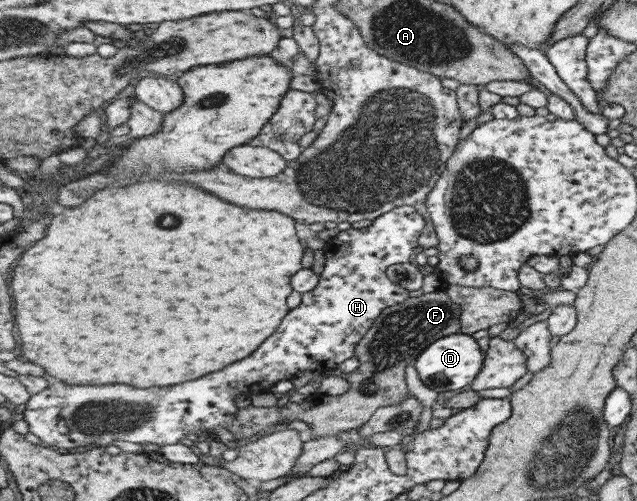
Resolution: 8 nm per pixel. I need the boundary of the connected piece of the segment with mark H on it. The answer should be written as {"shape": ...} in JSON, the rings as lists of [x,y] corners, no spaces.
{"shape":[[[413,205],[394,208],[376,218],[371,226],[365,229],[347,229],[336,237],[327,240],[324,246],[326,267],[320,274],[319,284],[308,293],[302,295],[299,306],[291,309],[281,328],[253,352],[251,358],[241,360],[239,364],[231,364],[223,372],[213,372],[193,382],[169,386],[169,388],[133,388],[127,384],[109,384],[109,386],[75,386],[65,382],[52,381],[49,388],[39,394],[32,395],[26,403],[24,420],[29,423],[31,433],[53,448],[75,448],[77,446],[105,447],[113,445],[115,440],[127,441],[138,445],[154,444],[159,447],[179,444],[183,438],[193,439],[205,431],[212,441],[213,429],[220,426],[229,430],[241,410],[235,400],[243,394],[245,397],[255,396],[259,392],[269,391],[273,384],[281,380],[291,380],[302,370],[325,372],[337,368],[341,362],[356,356],[356,348],[360,340],[368,334],[370,328],[380,318],[382,312],[389,307],[402,308],[405,300],[414,294],[407,288],[392,281],[388,277],[388,268],[394,264],[414,262],[413,250],[419,246],[419,236],[425,228],[425,218]]]}

